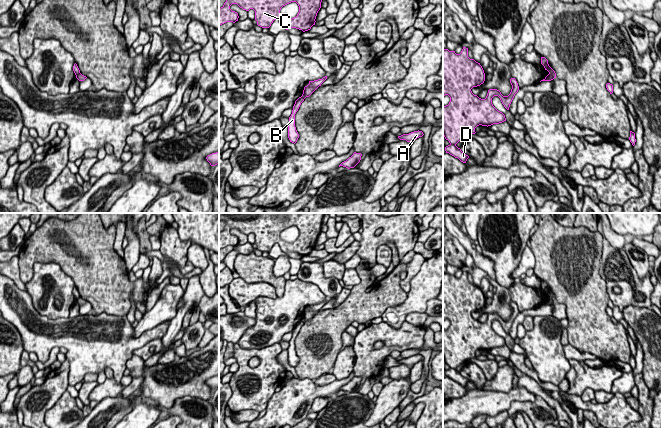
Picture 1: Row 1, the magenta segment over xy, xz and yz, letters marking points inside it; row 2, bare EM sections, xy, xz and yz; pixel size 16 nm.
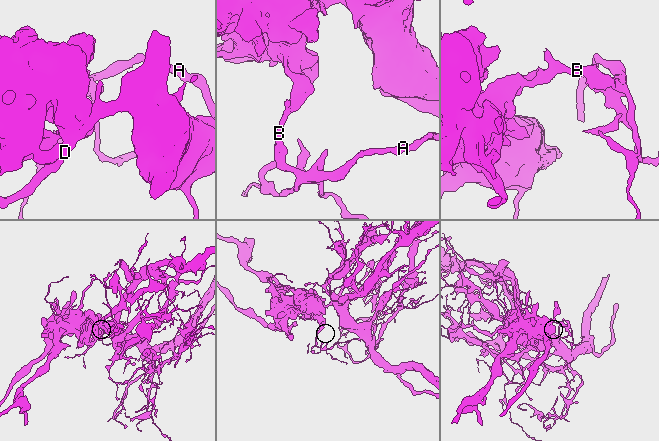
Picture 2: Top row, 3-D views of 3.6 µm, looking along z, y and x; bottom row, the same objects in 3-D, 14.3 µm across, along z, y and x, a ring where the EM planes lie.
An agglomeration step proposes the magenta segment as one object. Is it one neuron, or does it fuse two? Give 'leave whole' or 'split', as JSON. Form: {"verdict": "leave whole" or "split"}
{"verdict": "split"}

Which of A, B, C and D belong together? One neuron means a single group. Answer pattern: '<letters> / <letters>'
A B D / C

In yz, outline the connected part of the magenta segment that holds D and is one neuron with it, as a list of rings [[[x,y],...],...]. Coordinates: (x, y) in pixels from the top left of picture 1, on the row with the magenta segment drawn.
[[[453,144],[446,146],[445,151],[446,153],[449,153],[455,158],[458,158],[463,163],[466,163],[467,159],[469,158],[468,155],[463,153],[460,148],[458,148],[456,145],[453,145]]]

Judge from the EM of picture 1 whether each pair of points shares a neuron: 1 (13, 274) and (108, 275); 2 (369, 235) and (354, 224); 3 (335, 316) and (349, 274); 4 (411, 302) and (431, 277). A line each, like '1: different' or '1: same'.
1: different
2: different
3: different
4: same

